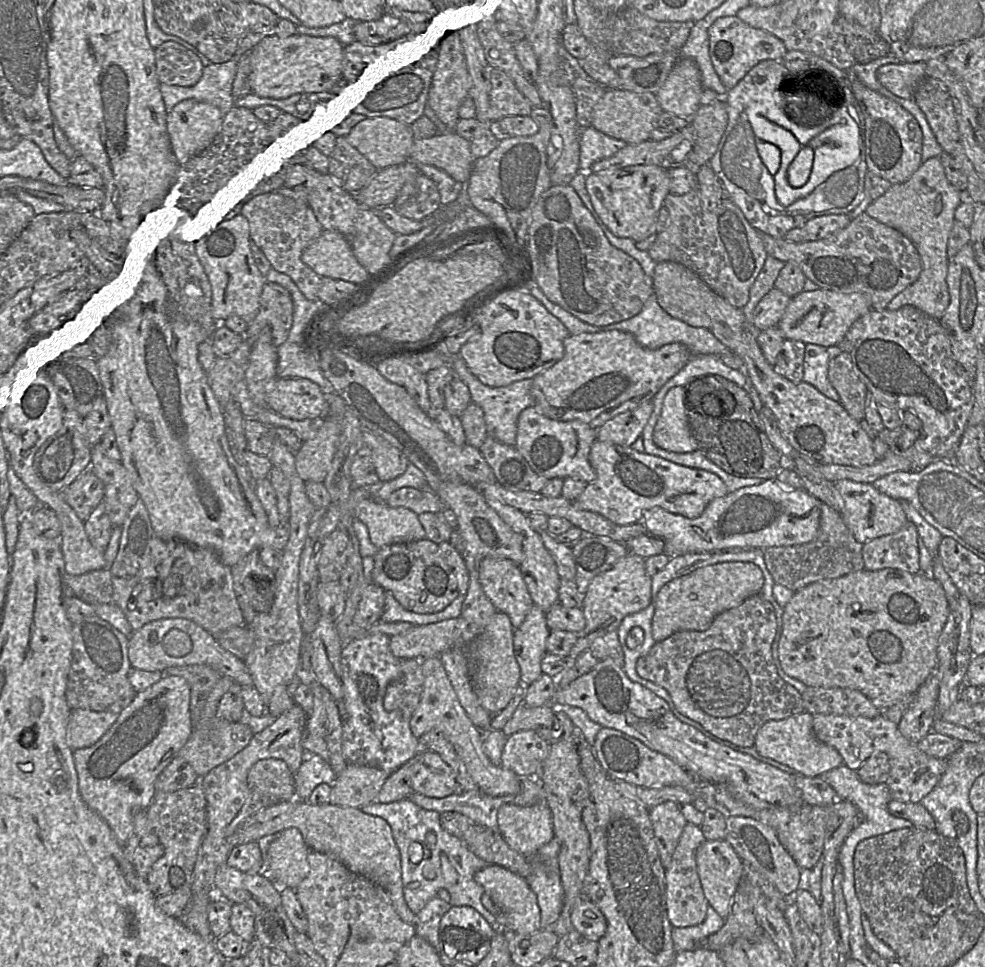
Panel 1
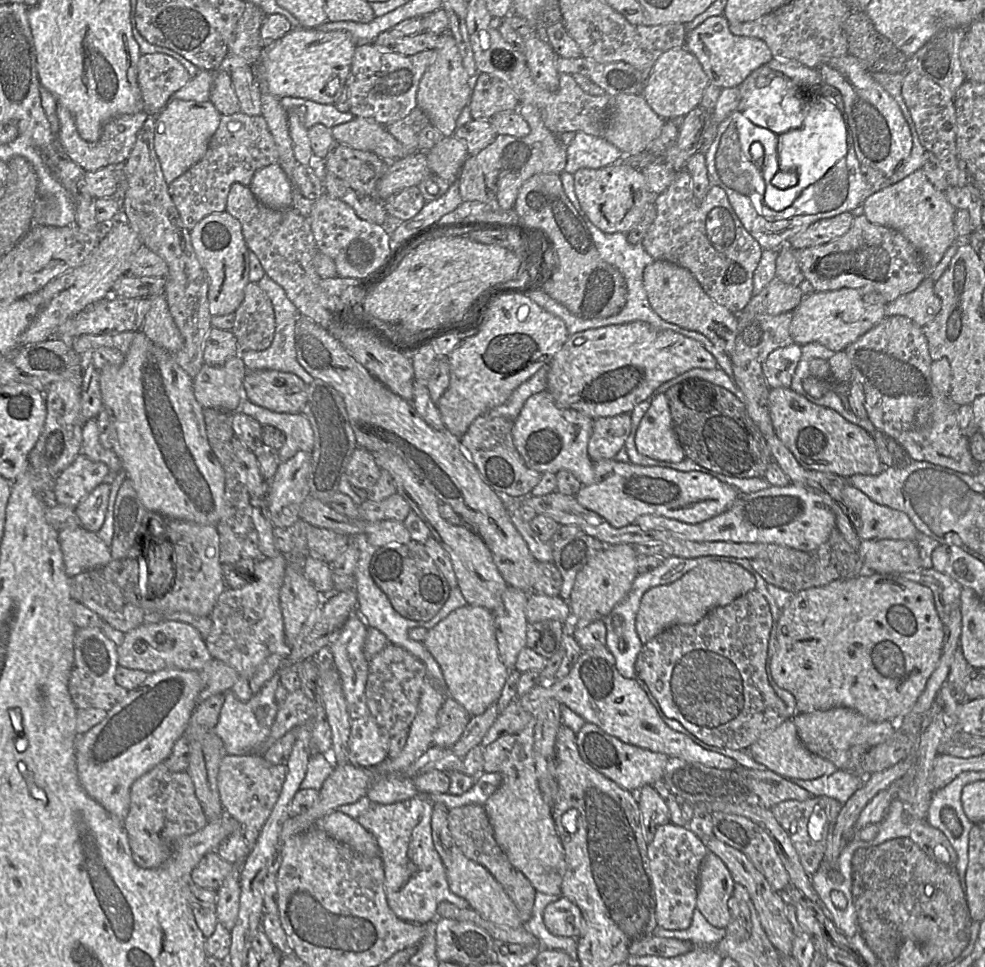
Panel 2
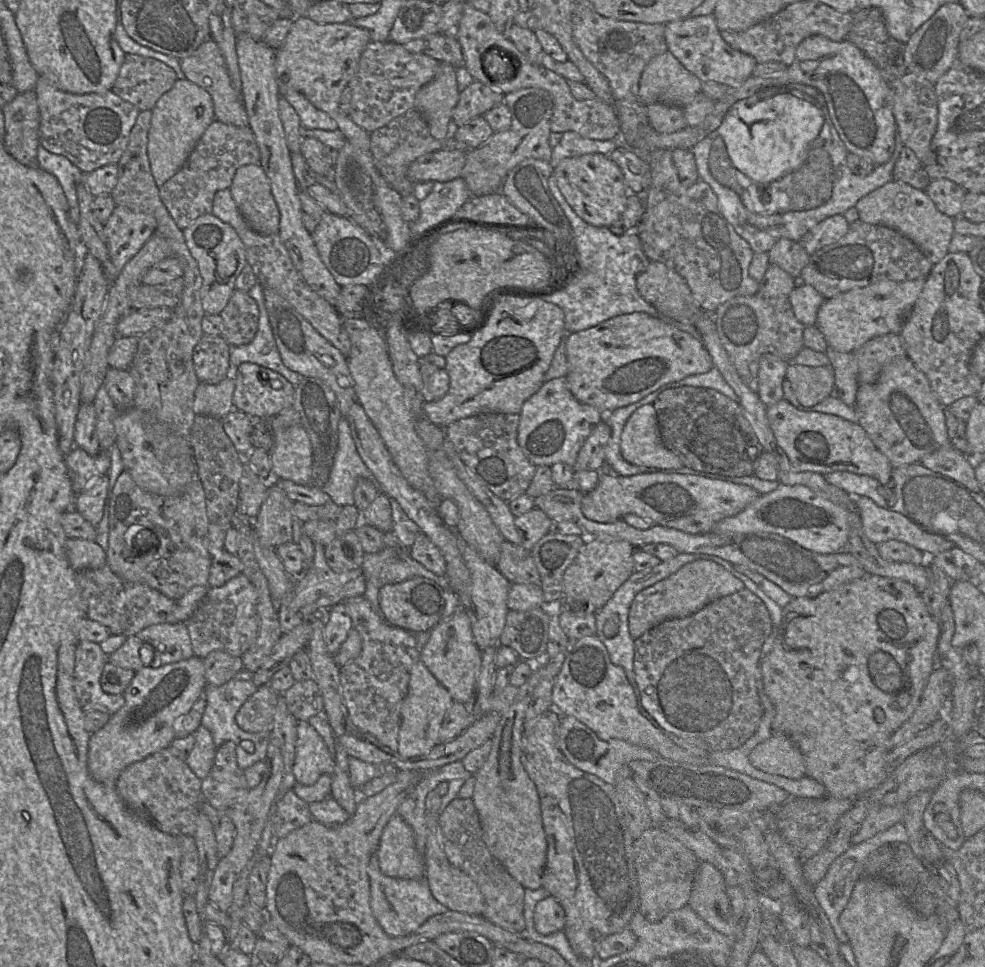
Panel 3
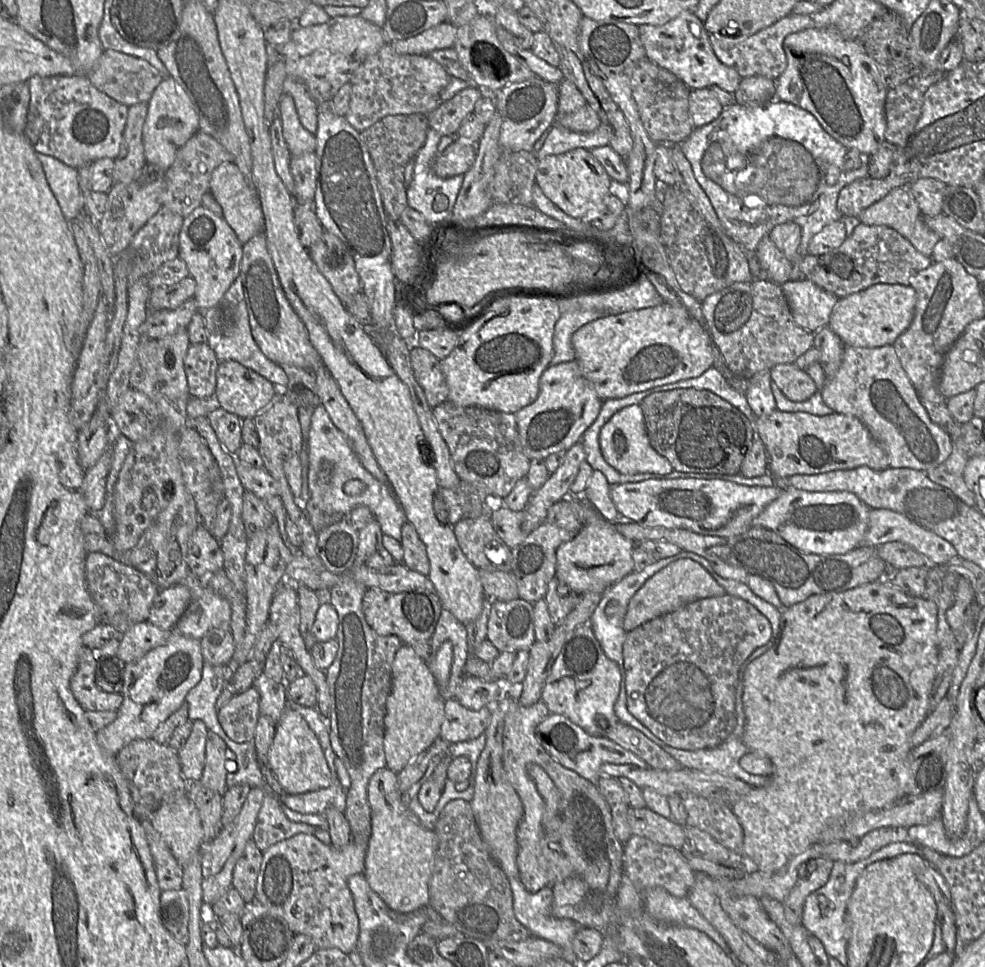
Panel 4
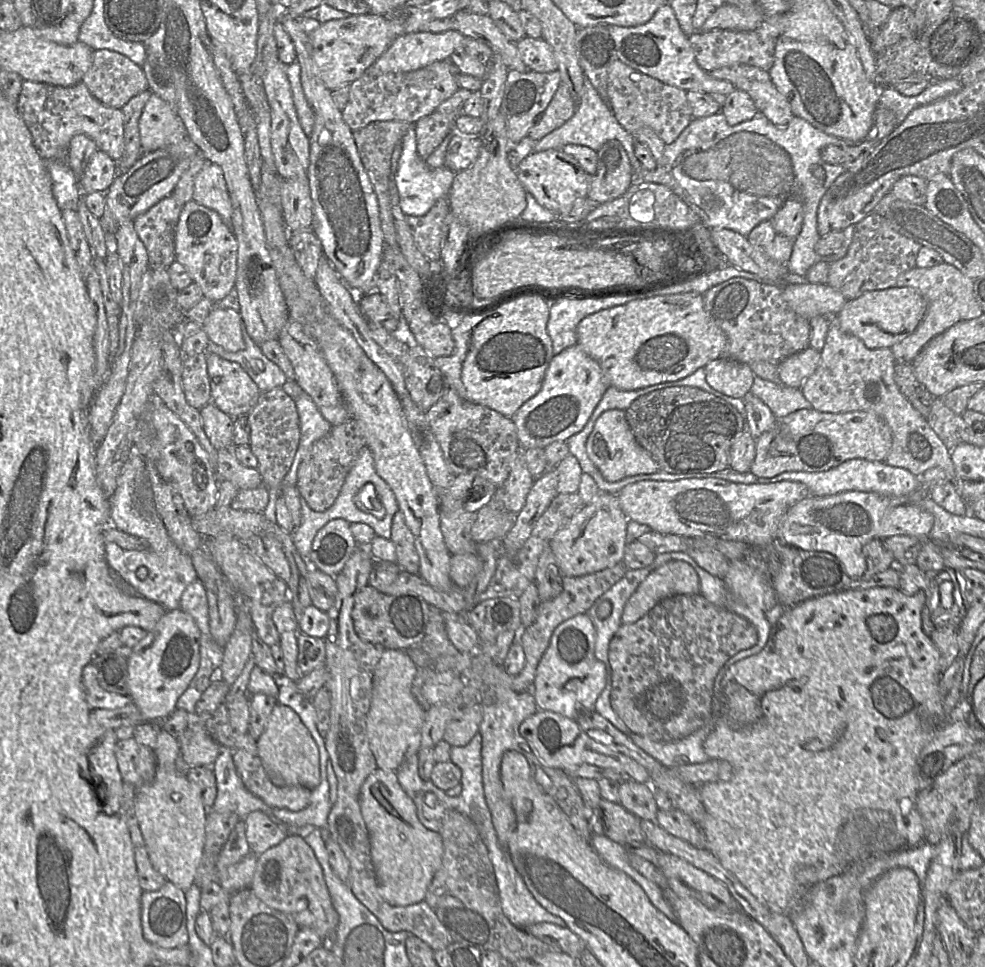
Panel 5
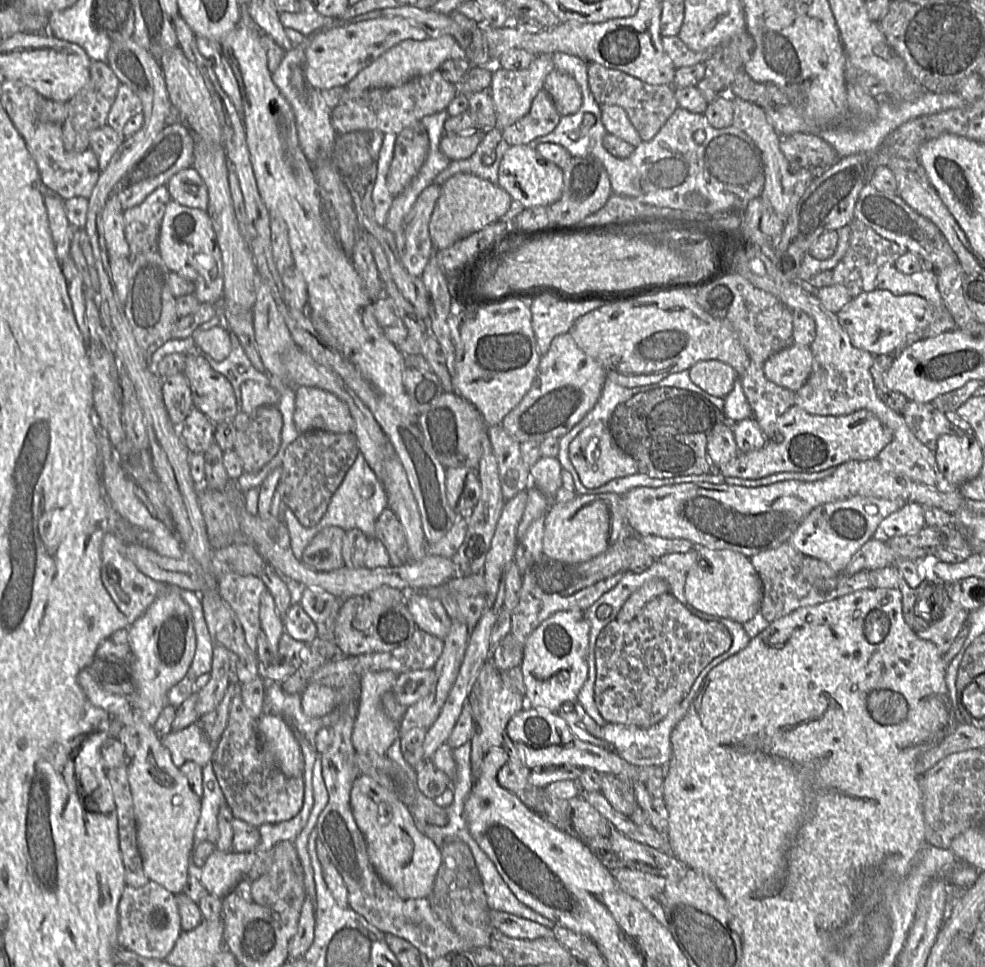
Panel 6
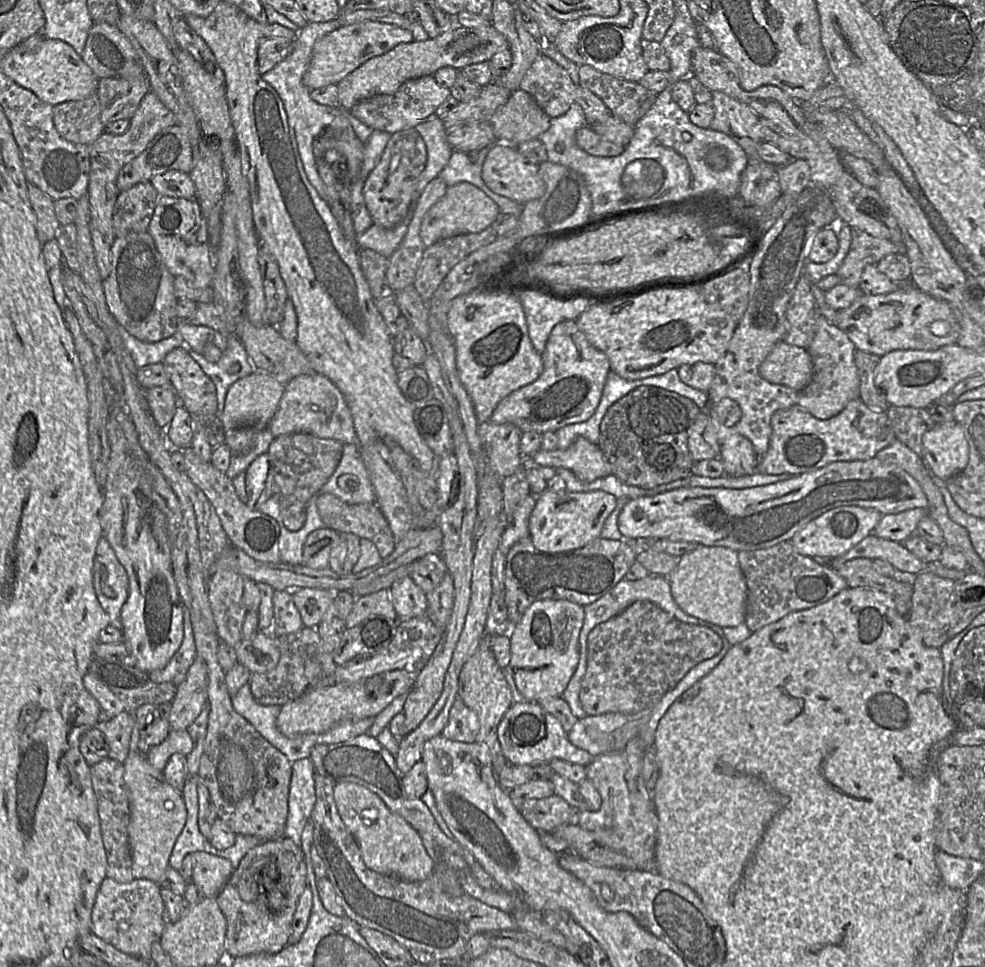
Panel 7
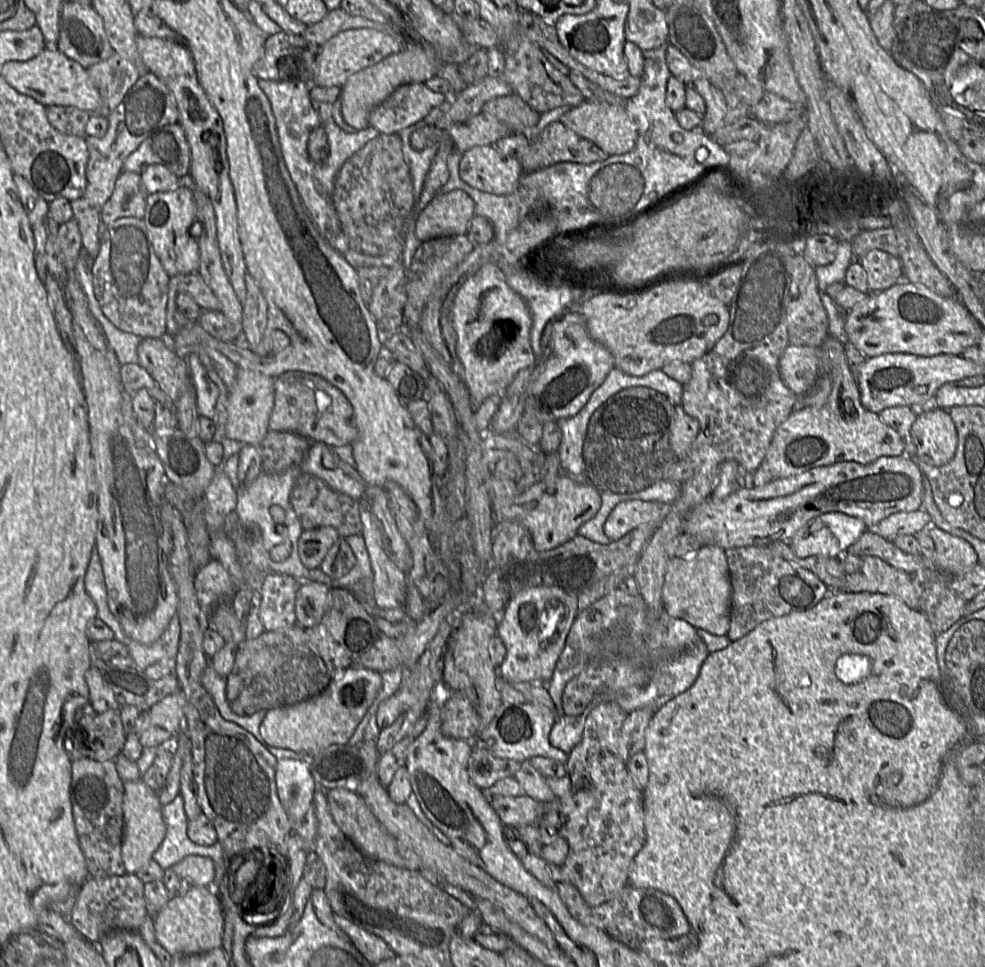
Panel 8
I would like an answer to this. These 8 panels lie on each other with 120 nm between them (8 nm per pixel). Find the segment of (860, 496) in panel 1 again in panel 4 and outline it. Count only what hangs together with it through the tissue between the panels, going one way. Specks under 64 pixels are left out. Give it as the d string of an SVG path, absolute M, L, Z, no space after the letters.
M871 508L863 544L877 547L893 541L899 541L910 546L922 554L930 565L934 566L946 565L951 559L957 556L957 552L951 543L931 530L918 525L905 515L889 509Z

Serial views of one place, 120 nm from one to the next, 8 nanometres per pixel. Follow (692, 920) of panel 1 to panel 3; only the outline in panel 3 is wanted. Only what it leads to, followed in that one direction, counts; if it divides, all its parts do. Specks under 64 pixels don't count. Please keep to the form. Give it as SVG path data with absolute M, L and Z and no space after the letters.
M652 826L634 843L634 861L640 882L639 912L649 921L660 921L669 912L688 905L696 872L701 864L680 841Z

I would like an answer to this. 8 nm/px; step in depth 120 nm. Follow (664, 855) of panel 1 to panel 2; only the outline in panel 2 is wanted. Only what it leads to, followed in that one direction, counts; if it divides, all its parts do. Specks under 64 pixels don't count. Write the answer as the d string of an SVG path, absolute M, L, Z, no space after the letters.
M651 785L636 792L641 813L642 832L648 843L653 840L657 828L670 823L670 811L664 797Z

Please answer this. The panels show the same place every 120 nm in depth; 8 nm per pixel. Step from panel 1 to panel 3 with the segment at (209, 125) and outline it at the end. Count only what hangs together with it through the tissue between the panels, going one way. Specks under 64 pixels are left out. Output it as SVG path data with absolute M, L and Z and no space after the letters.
M177 79L151 111L147 154L150 168L158 187L172 178L184 165L206 128L215 120L210 94L187 79Z

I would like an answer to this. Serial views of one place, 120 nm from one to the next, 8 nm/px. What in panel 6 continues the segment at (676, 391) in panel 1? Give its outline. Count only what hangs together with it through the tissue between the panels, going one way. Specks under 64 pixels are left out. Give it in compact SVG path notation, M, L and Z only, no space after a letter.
M600 421L591 423L571 441L569 444L569 459L582 485L589 489L598 488L616 478L638 473L635 460L618 447L608 424Z

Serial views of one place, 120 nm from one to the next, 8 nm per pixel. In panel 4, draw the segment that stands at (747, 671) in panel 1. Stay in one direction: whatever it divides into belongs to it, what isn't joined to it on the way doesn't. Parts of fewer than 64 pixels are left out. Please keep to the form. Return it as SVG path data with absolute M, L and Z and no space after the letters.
M730 595L709 597L684 605L676 611L650 620L626 633L623 644L625 670L626 706L630 714L647 727L656 737L671 747L682 750L715 748L722 744L735 730L737 717L735 710L736 687L741 678L742 665L750 654L771 639L772 629L768 619L747 601Z

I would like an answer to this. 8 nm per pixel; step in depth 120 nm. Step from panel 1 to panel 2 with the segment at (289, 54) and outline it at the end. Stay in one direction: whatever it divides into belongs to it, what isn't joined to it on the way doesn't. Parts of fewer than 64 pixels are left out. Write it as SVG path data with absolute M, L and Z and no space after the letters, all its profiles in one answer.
M293 28L263 52L257 72L261 91L280 99L299 97L320 104L335 104L345 88L356 48L351 34L344 30Z

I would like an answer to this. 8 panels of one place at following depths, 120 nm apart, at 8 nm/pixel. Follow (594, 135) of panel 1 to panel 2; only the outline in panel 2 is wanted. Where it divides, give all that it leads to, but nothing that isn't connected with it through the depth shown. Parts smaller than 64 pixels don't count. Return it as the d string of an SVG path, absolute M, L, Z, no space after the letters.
M575 132L574 139L566 146L564 171L574 174L582 168L599 169L618 163L622 152L602 137Z

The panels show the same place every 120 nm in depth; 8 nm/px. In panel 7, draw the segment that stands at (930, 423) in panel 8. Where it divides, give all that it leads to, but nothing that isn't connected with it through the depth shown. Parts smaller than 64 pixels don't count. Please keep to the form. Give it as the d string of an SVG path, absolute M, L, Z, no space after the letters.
M955 420L937 423L922 437L923 460L933 477L948 480L965 469L969 445L962 426Z

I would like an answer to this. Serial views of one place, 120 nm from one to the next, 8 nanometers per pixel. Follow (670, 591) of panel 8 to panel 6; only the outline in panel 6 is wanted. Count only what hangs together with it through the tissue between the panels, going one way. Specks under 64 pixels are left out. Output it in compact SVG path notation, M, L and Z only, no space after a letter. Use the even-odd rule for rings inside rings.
M695 547L699 561L685 574L684 596L686 605L694 612L702 612L744 624L759 613L762 601L761 580L750 558L732 550L713 550ZM700 560L707 562L703 568Z

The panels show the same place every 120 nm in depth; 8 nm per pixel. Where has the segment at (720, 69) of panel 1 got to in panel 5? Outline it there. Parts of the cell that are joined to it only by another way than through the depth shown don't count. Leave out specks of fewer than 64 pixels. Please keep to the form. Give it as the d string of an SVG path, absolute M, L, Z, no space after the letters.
M668 4L661 6L645 24L629 27L609 25L609 32L614 40L617 57L622 63L665 84L686 91L718 92L724 95L735 88L731 82L711 76L697 63L689 36L681 28L674 10Z

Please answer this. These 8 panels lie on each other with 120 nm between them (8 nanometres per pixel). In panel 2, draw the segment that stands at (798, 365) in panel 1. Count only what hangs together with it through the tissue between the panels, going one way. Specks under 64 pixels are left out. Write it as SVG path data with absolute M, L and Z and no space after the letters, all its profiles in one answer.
M791 343L772 351L763 363L763 373L770 389L790 388L801 358L801 345Z

